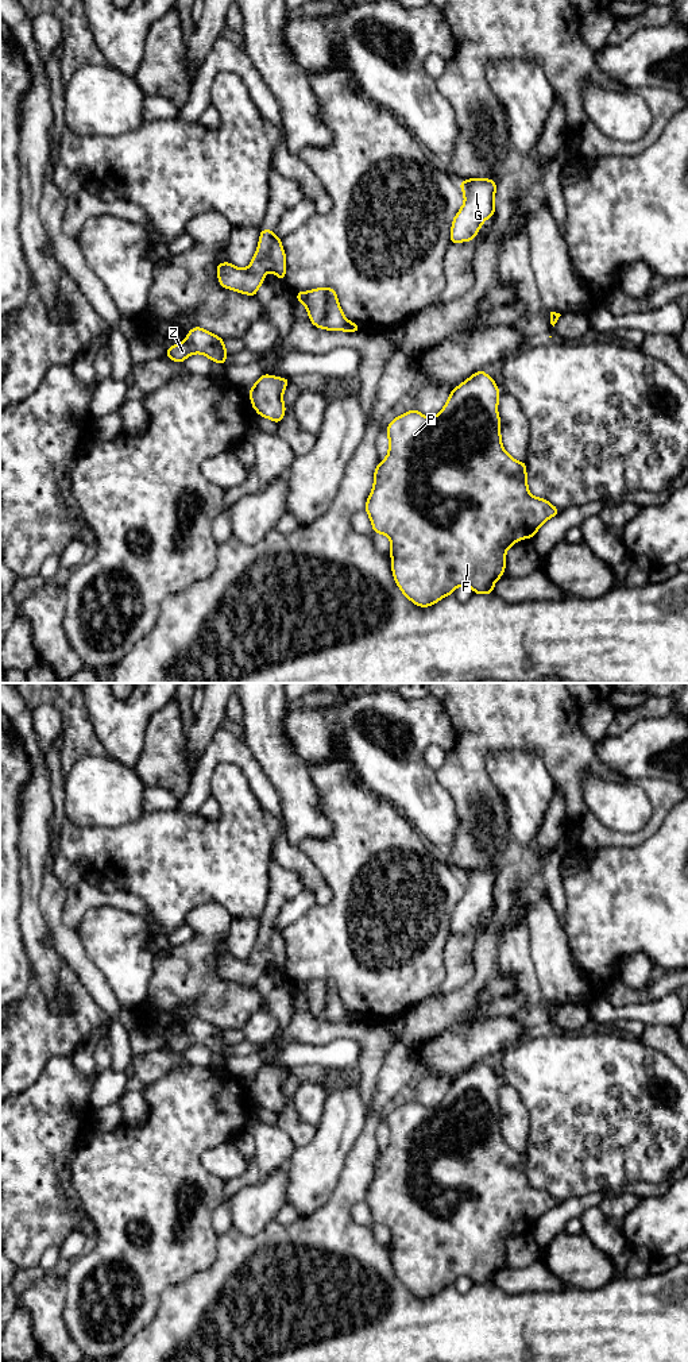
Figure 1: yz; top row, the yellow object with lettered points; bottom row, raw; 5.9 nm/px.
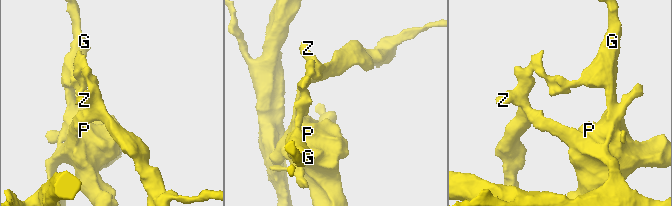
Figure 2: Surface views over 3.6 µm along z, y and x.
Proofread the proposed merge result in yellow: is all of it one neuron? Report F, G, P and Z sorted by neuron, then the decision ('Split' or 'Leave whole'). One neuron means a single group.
Groups: F G P / Z. Split

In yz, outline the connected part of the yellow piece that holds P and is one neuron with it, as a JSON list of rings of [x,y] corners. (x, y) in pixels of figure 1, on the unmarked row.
[[[480,1061],[451,1083],[442,1101],[434,1108],[426,1108],[417,1100],[413,1100],[395,1108],[386,1119],[389,1145],[375,1160],[374,1177],[364,1201],[370,1207],[374,1224],[386,1226],[391,1232],[391,1262],[397,1277],[407,1290],[420,1299],[434,1296],[444,1288],[453,1285],[457,1277],[469,1277],[474,1285],[492,1285],[495,1273],[505,1263],[506,1242],[522,1230],[532,1230],[544,1214],[561,1203],[549,1192],[530,1185],[527,1180],[526,1154],[513,1150],[503,1139],[500,1128],[502,1114],[498,1106],[499,1089],[500,1085],[495,1072]]]

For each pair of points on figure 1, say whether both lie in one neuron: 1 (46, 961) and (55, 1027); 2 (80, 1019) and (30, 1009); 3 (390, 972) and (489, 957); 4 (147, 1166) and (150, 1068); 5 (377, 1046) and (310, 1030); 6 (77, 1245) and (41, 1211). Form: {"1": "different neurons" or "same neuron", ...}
{"1": "different neurons", "2": "same neuron", "3": "different neurons", "4": "different neurons", "5": "same neuron", "6": "different neurons"}

